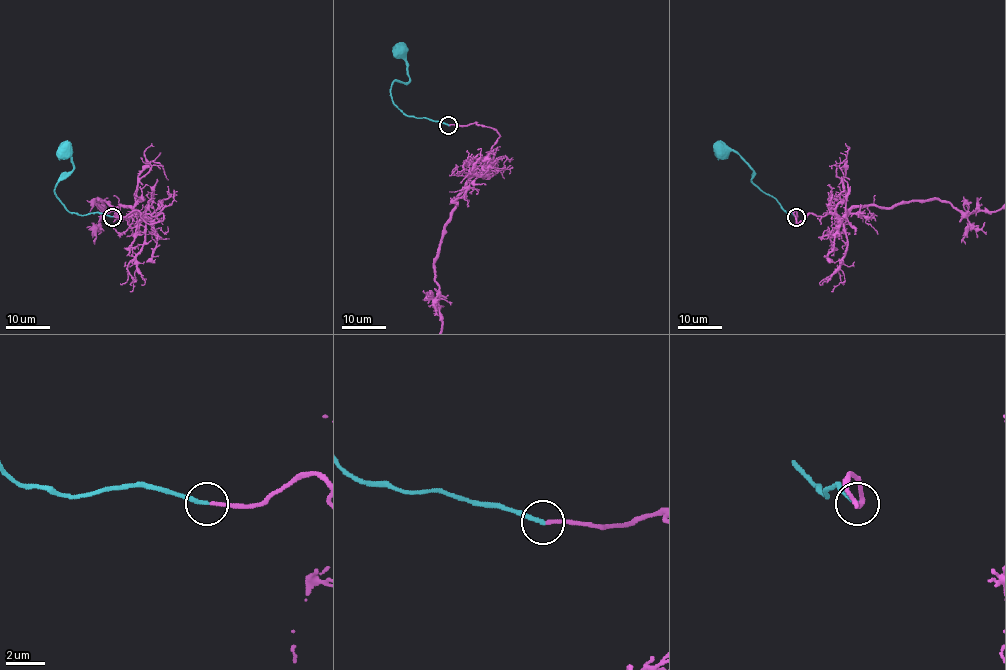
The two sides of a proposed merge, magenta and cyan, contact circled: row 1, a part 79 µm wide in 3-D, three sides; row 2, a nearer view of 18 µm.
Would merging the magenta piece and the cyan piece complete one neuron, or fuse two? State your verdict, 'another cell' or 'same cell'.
same cell

